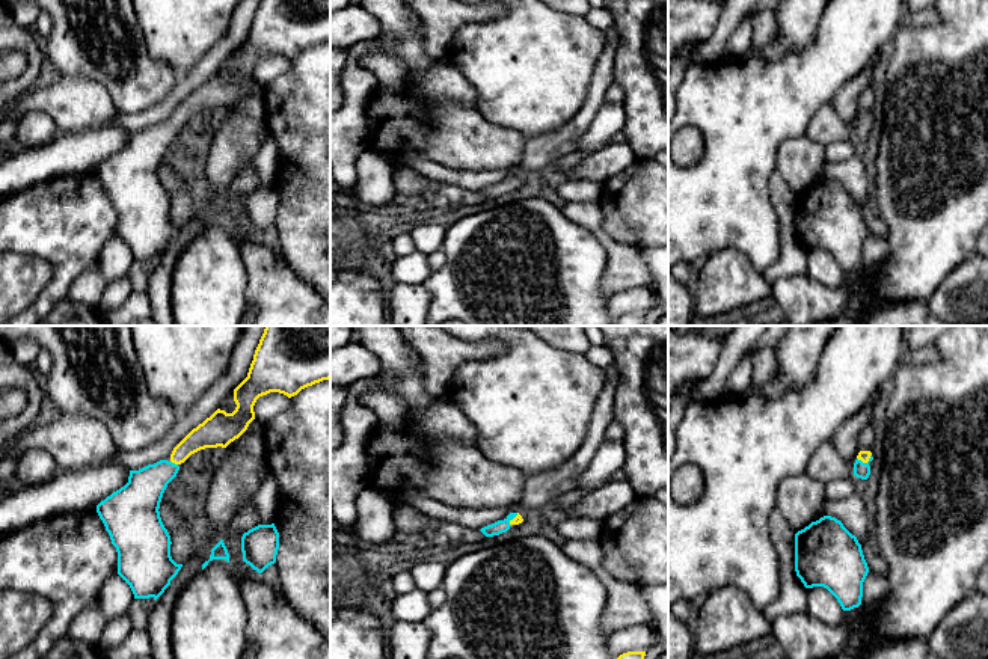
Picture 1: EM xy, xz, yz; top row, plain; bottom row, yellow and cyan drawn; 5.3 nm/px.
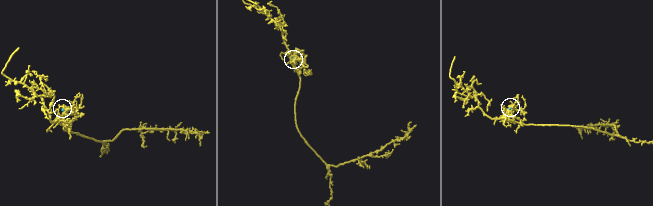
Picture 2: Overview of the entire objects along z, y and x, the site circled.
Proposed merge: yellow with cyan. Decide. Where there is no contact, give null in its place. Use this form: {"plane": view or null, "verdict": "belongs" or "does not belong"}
{"plane": "xy", "verdict": "belongs"}

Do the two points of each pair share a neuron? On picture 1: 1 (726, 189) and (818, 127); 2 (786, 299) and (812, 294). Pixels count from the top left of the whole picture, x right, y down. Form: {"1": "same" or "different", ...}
{"1": "different", "2": "same"}

